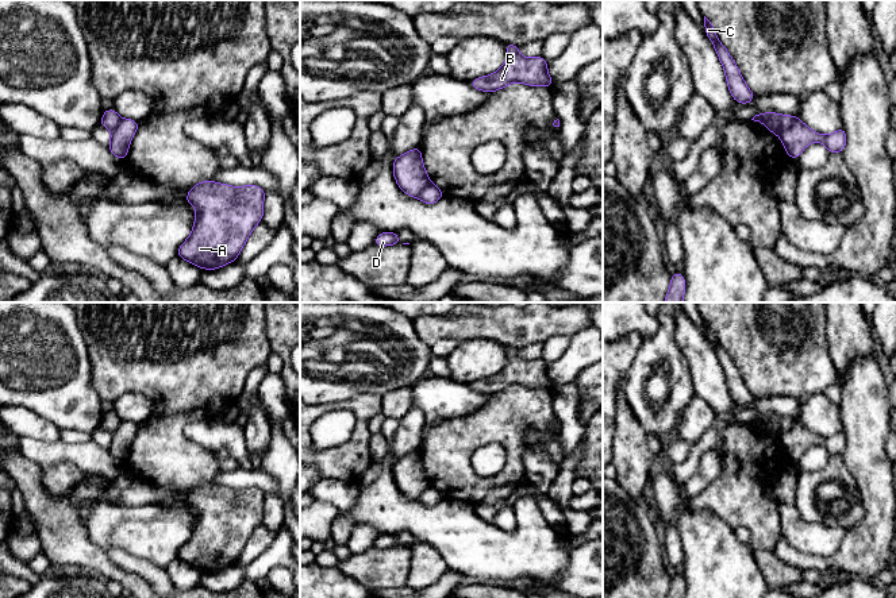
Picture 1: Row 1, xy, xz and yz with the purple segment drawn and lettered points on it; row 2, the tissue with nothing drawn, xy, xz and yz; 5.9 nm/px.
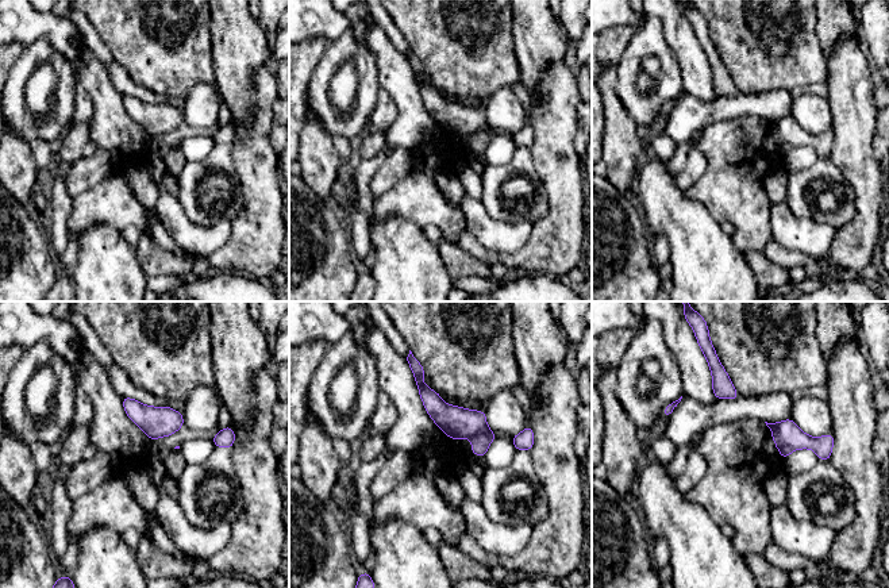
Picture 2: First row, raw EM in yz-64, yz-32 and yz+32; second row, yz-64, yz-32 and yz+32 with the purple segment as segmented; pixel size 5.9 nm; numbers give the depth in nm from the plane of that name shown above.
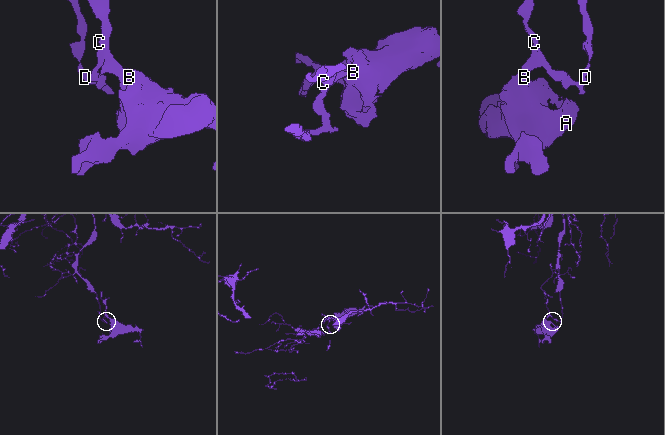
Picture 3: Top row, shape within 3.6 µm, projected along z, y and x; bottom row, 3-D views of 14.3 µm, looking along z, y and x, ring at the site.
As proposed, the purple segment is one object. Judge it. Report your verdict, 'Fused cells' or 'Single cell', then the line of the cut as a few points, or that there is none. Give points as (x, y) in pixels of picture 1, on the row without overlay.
Fused cells. Split along yz (799, 420), (779, 438)

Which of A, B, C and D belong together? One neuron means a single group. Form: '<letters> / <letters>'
A B C / D

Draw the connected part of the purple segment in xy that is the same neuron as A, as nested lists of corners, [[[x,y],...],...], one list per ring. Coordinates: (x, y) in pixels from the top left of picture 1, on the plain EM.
[[[196,486],[185,499],[196,512],[193,532],[177,558],[201,572],[235,564],[262,522],[264,501],[265,493],[257,487]]]

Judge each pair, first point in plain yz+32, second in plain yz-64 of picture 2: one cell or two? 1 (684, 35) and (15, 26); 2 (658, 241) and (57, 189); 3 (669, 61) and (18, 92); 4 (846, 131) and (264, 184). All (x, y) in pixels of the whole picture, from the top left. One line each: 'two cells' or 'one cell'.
1: two cells
2: one cell
3: one cell
4: one cell

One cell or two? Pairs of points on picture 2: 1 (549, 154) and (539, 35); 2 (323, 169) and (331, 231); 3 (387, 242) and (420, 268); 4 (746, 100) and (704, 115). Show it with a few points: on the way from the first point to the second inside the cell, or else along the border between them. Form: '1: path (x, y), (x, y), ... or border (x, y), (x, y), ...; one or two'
1: border (564, 60), (545, 69), (538, 96), (531, 100); two
2: border (303, 180), (322, 199), (328, 202); two
3: path (395, 246), (412, 264); one
4: path (735, 107), (724, 107), (715, 111); one

